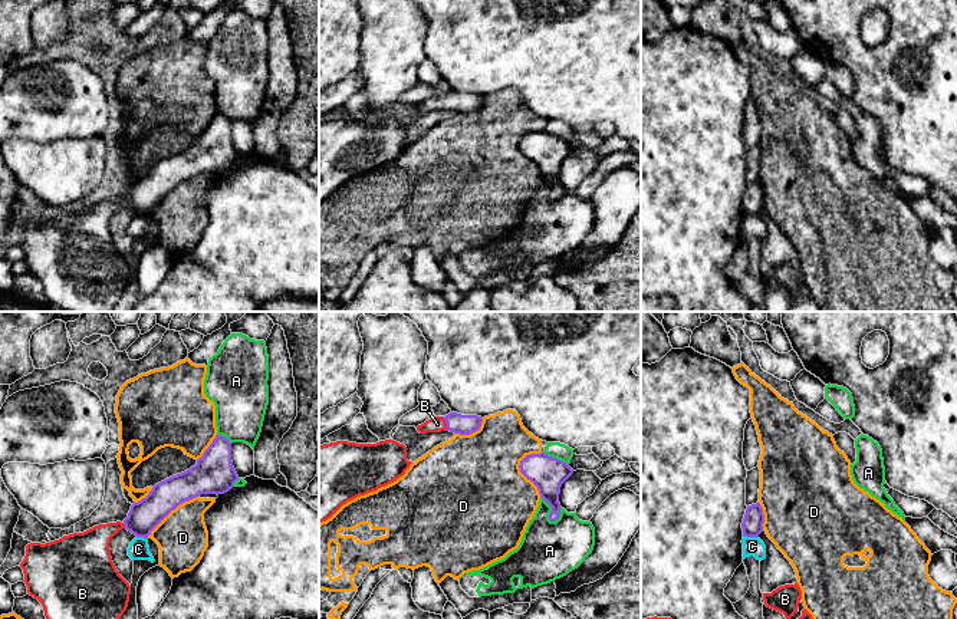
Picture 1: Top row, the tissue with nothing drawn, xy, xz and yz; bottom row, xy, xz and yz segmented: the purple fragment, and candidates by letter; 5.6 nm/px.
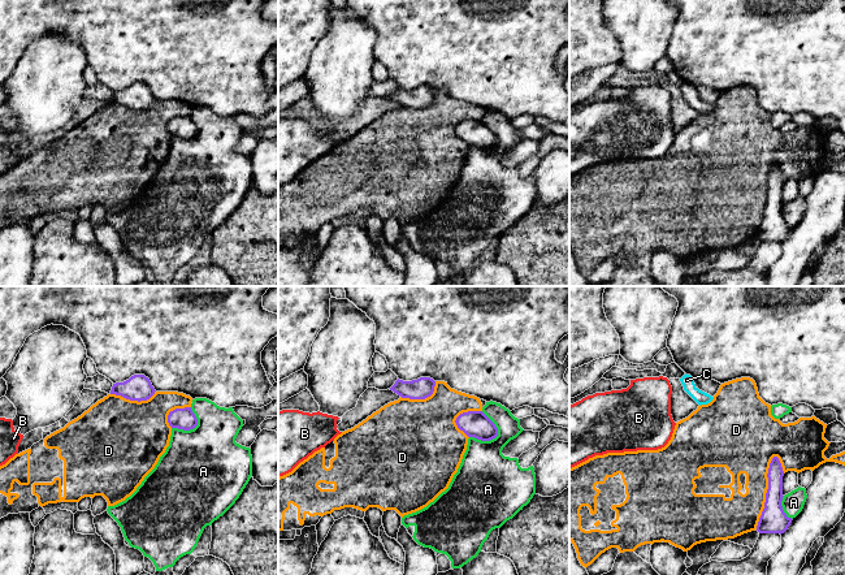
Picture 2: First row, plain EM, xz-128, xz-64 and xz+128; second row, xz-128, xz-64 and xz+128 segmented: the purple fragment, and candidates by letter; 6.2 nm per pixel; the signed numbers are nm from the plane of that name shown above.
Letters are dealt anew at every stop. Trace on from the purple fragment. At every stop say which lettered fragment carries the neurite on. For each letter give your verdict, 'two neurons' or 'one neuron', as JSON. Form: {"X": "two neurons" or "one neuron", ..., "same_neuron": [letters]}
{"A": "two neurons", "B": "one neuron", "C": "two neurons", "D": "two neurons", "same_neuron": ["B"]}

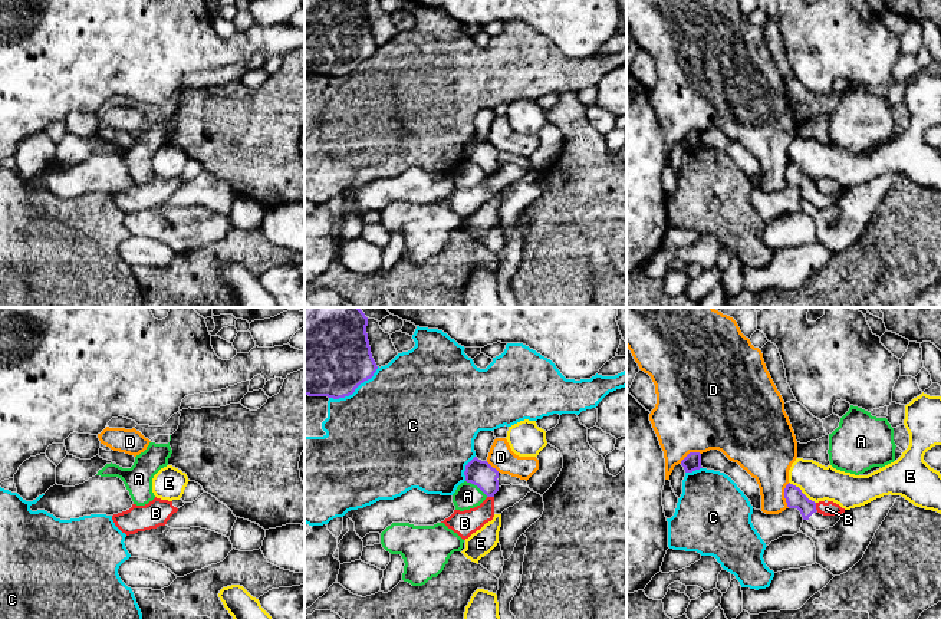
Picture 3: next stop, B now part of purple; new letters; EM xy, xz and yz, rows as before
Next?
{"A": "two neurons", "B": "two neurons", "C": "two neurons", "D": "two neurons", "E": "two neurons", "same_neuron": []}

